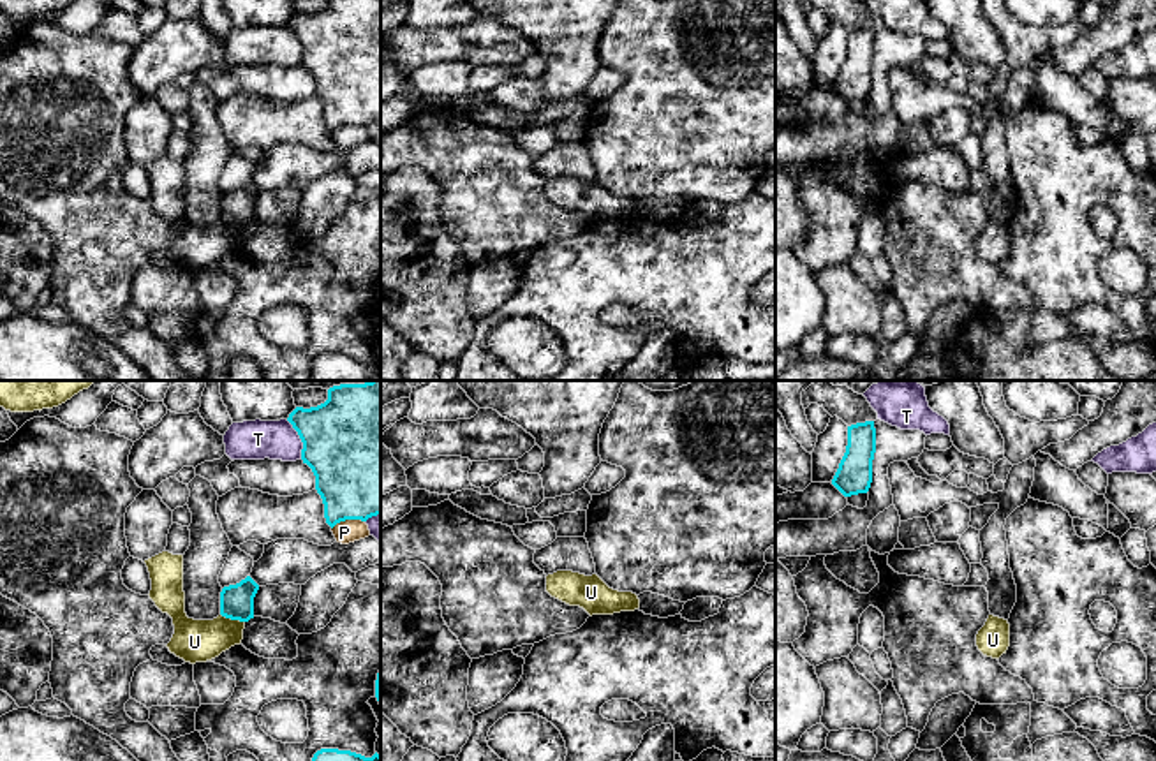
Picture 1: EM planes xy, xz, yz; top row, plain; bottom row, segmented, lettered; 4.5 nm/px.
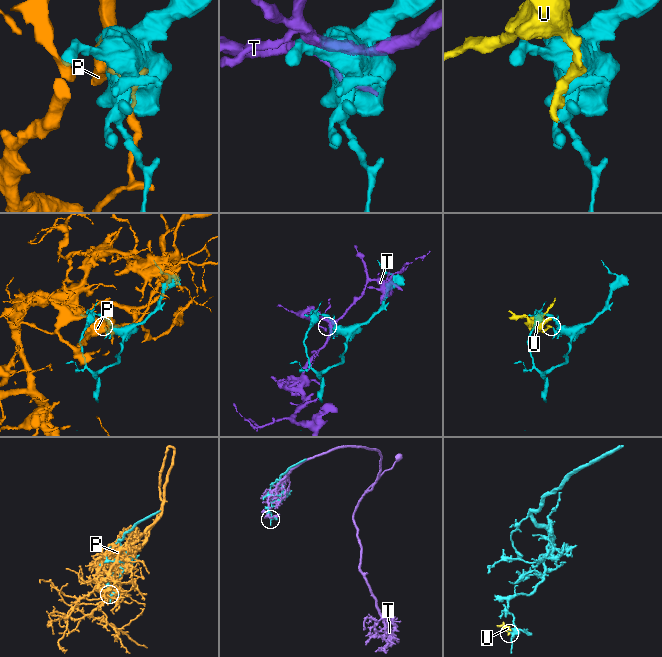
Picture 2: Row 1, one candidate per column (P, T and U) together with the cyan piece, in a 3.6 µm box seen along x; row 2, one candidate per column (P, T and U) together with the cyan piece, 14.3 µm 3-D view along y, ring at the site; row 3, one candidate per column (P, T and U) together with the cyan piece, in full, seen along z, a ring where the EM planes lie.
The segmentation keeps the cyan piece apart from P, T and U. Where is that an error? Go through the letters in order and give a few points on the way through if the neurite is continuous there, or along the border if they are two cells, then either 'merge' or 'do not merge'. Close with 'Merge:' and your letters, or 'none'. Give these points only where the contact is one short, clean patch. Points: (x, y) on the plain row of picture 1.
P: do not merge
T: do not merge
U: along xy (221, 219), (244, 228) | do not merge
Merge: none

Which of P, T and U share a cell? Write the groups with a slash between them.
P / T / U

